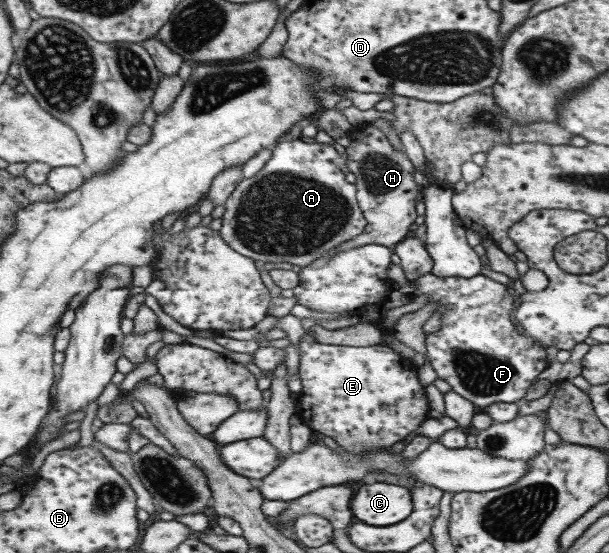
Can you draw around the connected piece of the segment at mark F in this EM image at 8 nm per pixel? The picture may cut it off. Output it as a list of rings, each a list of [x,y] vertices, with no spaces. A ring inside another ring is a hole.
[[[429,273],[410,283],[417,287],[411,293],[413,297],[427,295],[428,302],[437,302],[442,327],[426,337],[427,356],[437,377],[447,381],[455,393],[474,403],[479,410],[493,403],[515,403],[523,399],[535,377],[548,366],[547,353],[546,349],[534,341],[529,334],[519,333],[515,323],[511,321],[511,313],[515,305],[512,295],[507,292],[507,287],[481,274],[466,279],[439,278]]]

